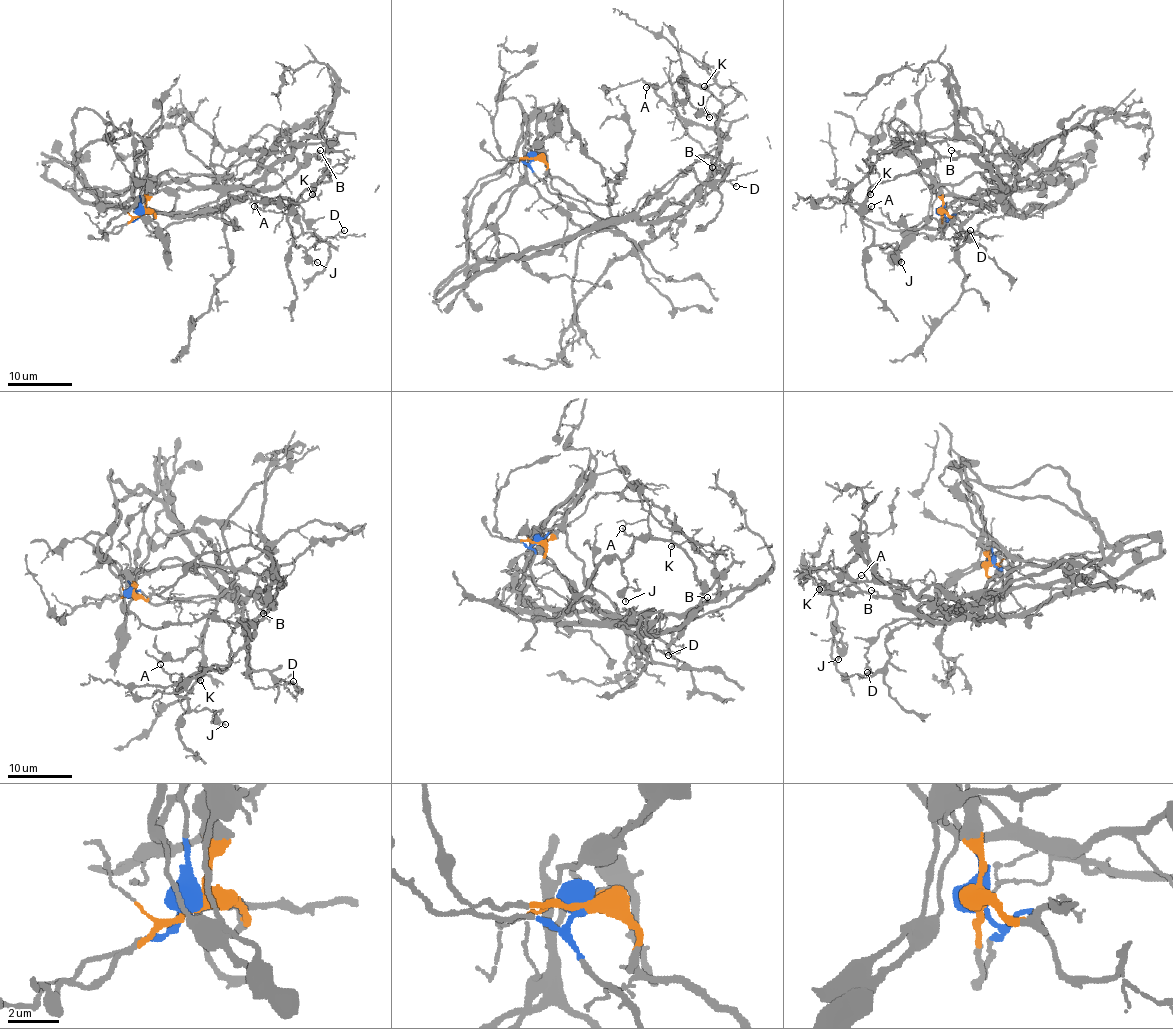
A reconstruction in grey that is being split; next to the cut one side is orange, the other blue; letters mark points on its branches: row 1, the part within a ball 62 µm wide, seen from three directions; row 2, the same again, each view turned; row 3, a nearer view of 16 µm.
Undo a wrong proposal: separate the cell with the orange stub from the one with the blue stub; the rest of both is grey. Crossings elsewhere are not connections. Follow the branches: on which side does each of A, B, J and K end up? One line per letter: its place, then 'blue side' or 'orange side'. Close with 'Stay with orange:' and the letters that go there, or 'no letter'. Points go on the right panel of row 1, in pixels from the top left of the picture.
A: at (871, 206); blue side
B: at (951, 150); blue side
J: at (901, 262); blue side
K: at (870, 194); blue side
Stay with orange: no letter

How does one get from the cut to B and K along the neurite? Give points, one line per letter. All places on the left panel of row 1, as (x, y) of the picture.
B: (143, 213), (138, 217), (157, 232), (223, 213), (252, 192), (285, 184), (320, 150)
K: (143, 213), (157, 232), (223, 213), (285, 184), (312, 156), (325, 161), (330, 179), (312, 195)

